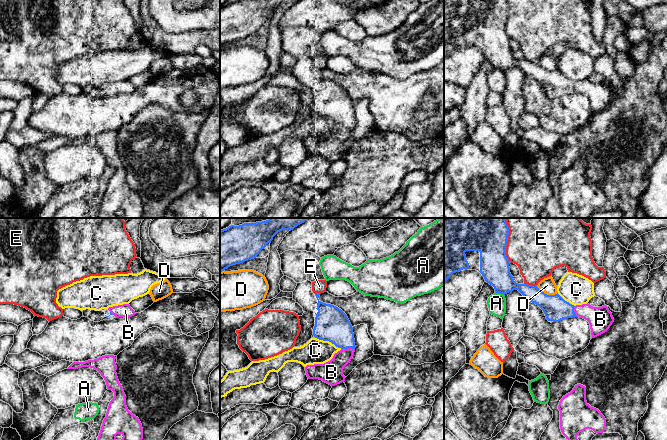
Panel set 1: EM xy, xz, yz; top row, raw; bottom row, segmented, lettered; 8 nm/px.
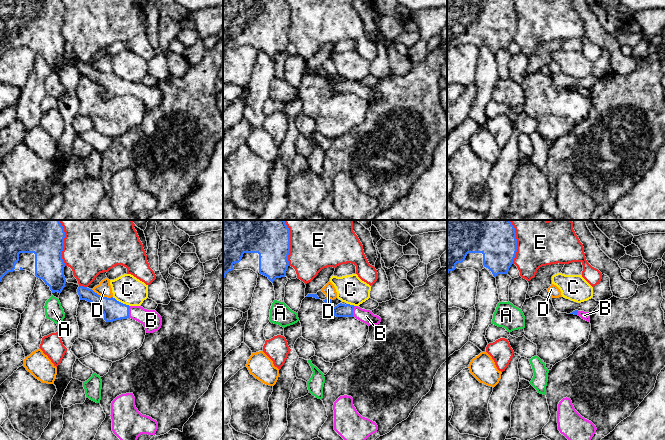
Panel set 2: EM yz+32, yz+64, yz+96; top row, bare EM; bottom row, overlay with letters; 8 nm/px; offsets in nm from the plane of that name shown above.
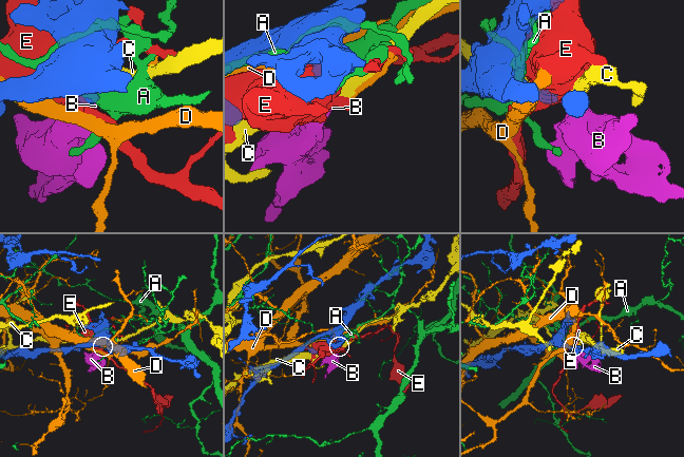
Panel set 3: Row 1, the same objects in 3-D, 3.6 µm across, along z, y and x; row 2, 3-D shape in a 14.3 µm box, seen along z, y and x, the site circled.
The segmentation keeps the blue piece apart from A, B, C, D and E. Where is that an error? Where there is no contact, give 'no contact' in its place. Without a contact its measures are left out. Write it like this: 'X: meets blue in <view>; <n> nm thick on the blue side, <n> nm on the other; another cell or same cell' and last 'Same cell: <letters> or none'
A: meets blue in yz; 240 nm thick on the blue side, 150 nm on the other; another cell
B: meets blue in xz; 280 nm thick on the blue side, 190 nm on the other; same cell
C: meets blue in xz; 280 nm thick on the blue side, 200 nm on the other; another cell
D: meets blue in yz; 200 nm thick on the blue side, 120 nm on the other; another cell
E: meets blue in yz; 260 nm thick on the blue side, 400 nm on the other; another cell
Same cell: B

